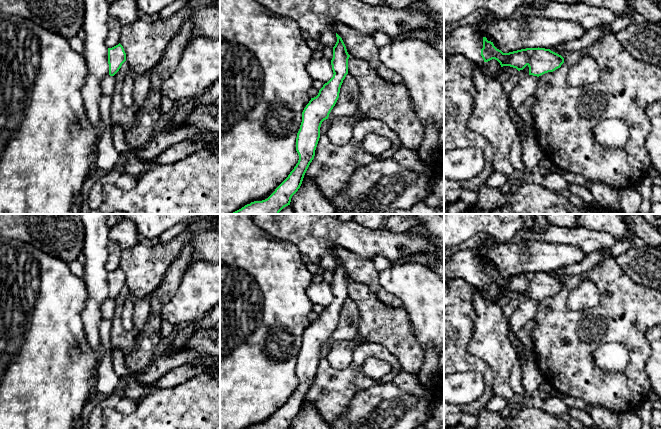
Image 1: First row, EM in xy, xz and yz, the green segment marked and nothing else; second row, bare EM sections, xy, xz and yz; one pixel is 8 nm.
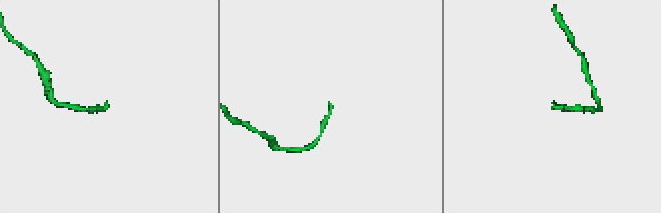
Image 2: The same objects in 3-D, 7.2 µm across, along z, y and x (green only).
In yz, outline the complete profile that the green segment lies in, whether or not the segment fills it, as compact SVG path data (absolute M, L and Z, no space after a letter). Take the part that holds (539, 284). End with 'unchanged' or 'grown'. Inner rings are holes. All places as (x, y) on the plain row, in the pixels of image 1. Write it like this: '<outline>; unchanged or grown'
M475 249L458 250L444 260L444 281L451 279L463 279L477 289L495 283L501 291L510 290L518 295L528 290L529 299L537 301L555 295L564 287L561 279L539 271L503 277Z; grown

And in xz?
M336 257L337 266L333 271L331 284L333 301L323 309L316 321L311 322L302 336L302 346L296 362L296 375L299 384L288 401L265 424L247 429L290 429L292 420L300 412L304 399L314 383L320 362L320 351L335 330L340 312L348 298L350 279L342 262Z; unchanged

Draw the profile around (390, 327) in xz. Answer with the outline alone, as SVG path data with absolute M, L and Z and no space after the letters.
M349 281L348 297L356 303L359 310L358 338L363 342L378 343L384 346L399 361L403 372L418 374L425 362L425 352L414 334L406 310L385 305L367 285L356 281Z

